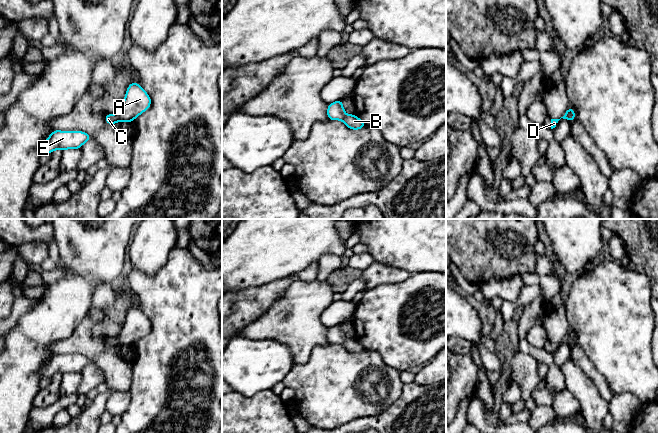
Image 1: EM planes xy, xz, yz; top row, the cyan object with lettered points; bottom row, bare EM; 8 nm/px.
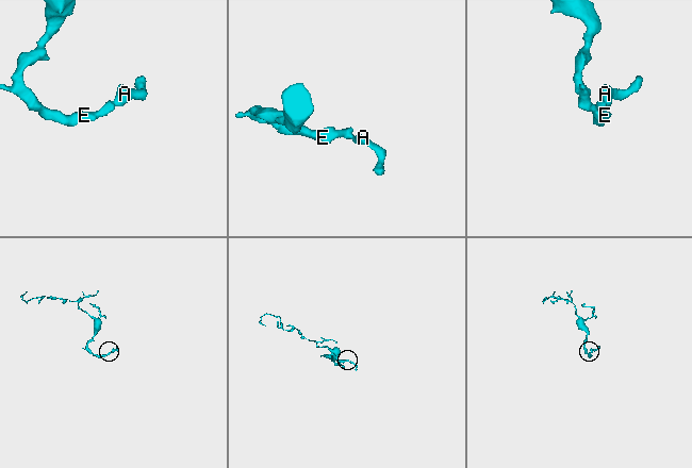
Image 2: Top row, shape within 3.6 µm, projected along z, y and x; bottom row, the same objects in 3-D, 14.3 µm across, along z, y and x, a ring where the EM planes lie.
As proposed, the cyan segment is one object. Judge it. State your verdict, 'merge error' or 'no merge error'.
no merge error

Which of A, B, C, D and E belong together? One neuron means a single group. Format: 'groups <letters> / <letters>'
groups A B C D E

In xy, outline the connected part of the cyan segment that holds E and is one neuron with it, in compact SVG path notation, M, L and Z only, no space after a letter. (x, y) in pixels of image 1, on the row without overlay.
M54 354L41 370L42 378L52 377L56 373L80 373L92 361L82 355Z

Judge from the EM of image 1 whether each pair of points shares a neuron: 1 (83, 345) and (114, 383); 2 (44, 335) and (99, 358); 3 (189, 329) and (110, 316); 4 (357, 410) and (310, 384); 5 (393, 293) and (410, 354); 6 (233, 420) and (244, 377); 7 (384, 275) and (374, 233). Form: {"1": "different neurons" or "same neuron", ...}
{"1": "same neuron", "2": "different neurons", "3": "different neurons", "4": "same neuron", "5": "same neuron", "6": "different neurons", "7": "different neurons"}

